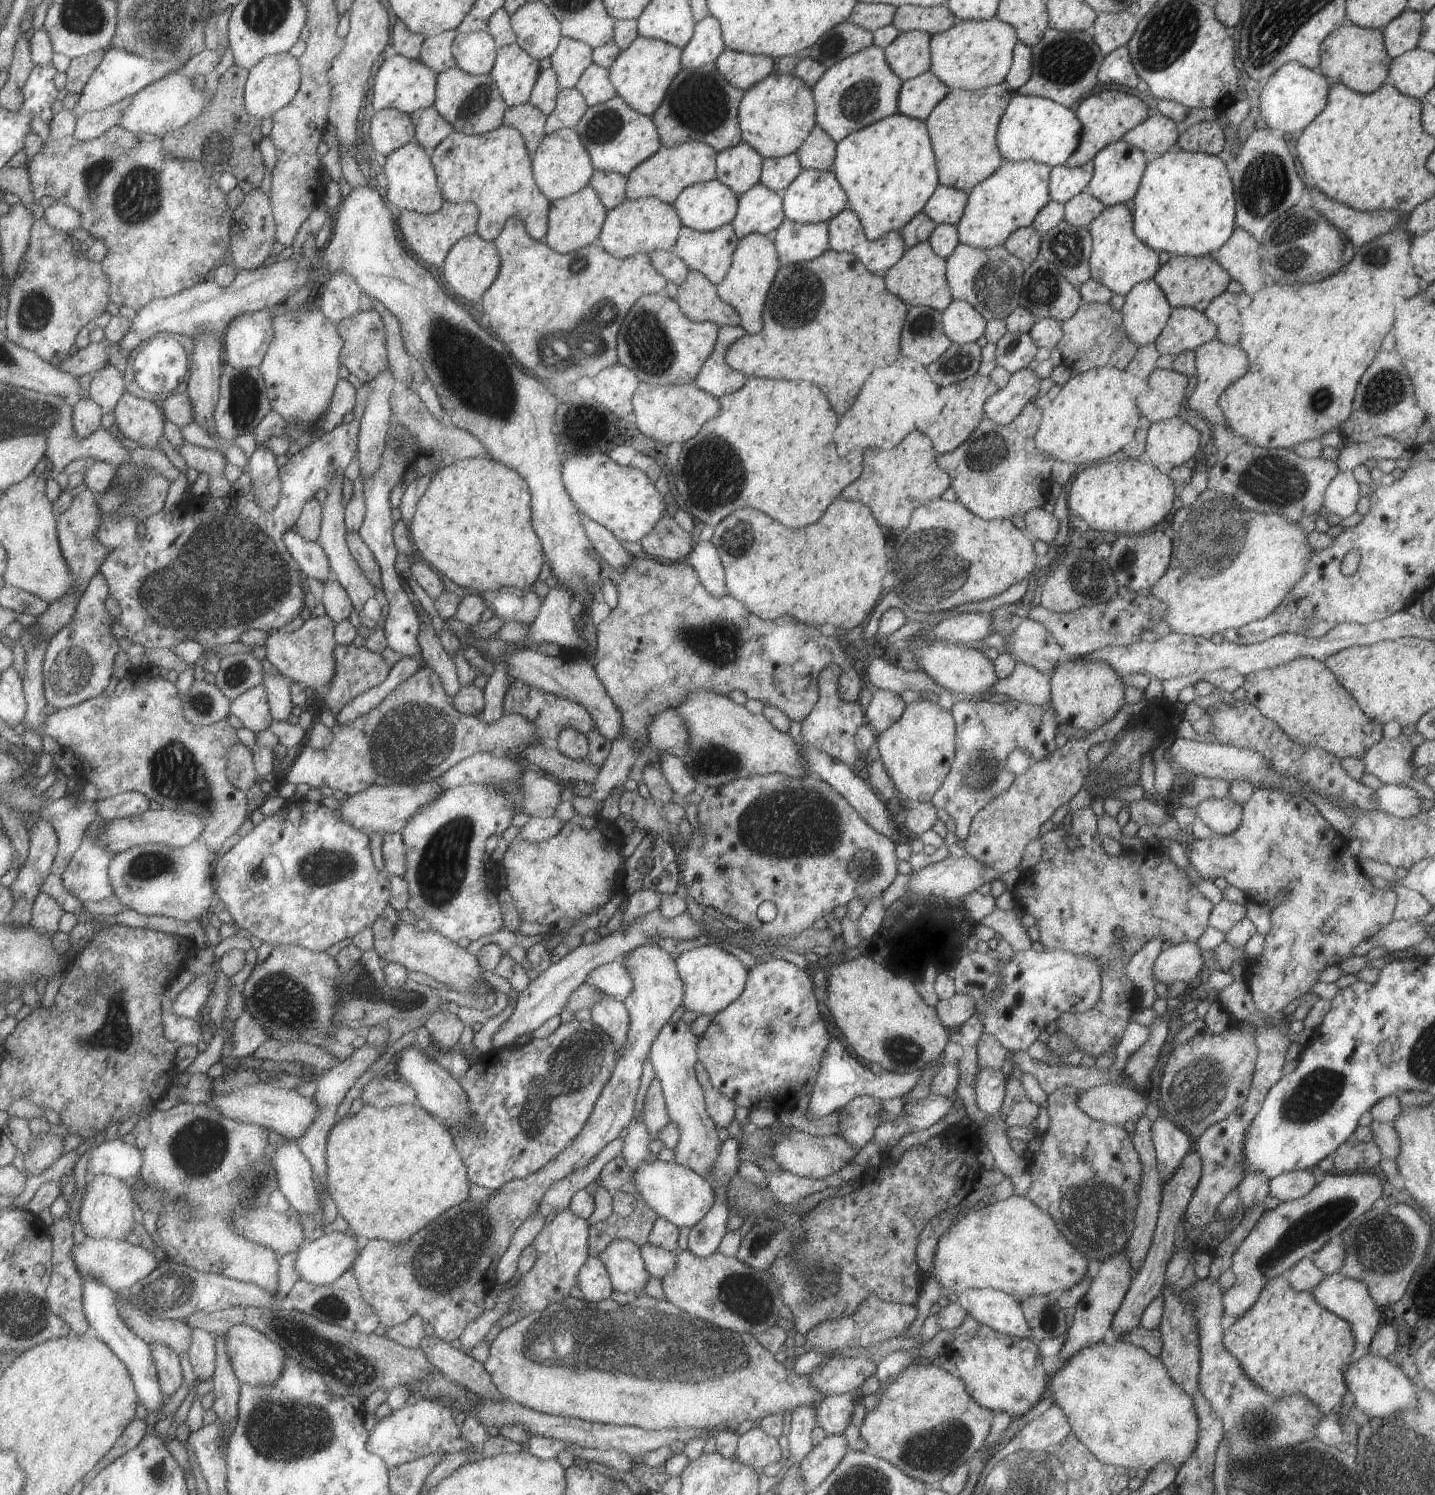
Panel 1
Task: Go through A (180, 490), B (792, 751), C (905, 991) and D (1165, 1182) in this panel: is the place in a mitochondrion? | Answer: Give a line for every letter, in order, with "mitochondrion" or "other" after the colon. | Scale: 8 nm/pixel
A: other
B: other
C: other
D: other

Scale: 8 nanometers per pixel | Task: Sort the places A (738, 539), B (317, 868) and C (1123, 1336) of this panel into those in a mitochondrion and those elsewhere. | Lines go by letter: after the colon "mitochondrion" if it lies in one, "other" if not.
A: mitochondrion
B: mitochondrion
C: other

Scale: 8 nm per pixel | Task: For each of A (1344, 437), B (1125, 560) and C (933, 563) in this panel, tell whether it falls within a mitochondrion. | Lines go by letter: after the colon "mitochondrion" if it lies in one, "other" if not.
A: other
B: mitochondrion
C: mitochondrion

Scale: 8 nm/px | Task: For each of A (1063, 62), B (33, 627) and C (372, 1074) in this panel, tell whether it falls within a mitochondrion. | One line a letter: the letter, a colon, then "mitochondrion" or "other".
A: mitochondrion
B: other
C: other

